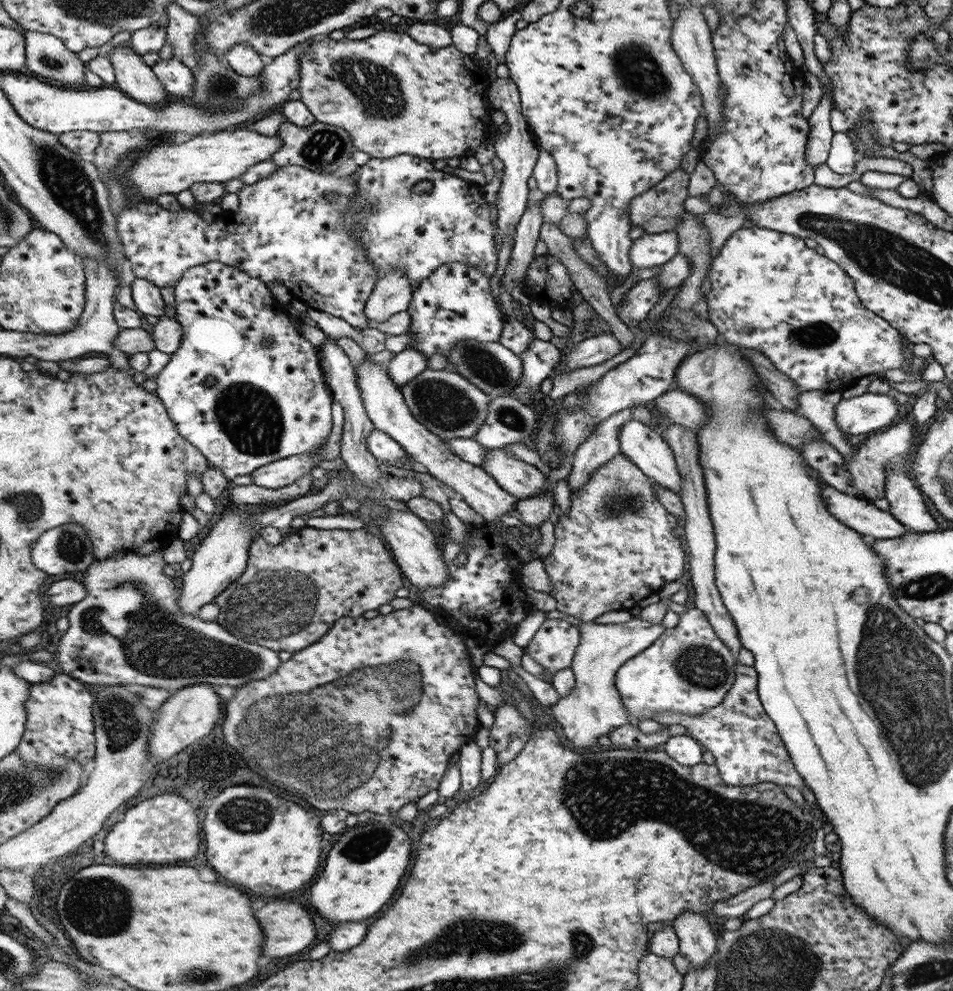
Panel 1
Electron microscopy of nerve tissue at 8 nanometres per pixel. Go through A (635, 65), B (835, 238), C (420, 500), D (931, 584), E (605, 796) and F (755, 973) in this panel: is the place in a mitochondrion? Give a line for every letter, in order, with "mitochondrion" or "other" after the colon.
A: mitochondrion
B: mitochondrion
C: other
D: mitochondrion
E: mitochondrion
F: mitochondrion

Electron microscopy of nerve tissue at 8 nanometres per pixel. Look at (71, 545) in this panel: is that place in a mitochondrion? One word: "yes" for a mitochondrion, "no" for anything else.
yes

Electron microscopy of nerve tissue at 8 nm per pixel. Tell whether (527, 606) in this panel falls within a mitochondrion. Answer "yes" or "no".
no

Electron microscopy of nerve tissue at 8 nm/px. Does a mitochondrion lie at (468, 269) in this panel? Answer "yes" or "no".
no

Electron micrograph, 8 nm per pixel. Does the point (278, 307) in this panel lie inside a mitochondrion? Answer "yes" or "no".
no

